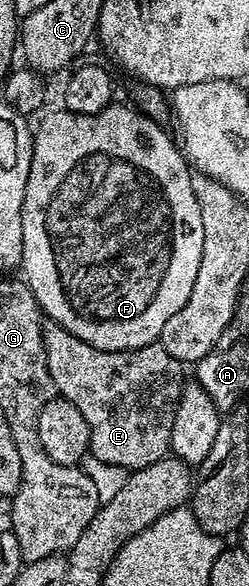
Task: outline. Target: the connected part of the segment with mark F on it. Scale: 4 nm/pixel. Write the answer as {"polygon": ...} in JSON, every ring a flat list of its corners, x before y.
{"polygon":[[112,105,96,115,78,115,66,109,58,109,52,115,42,116,44,119,40,121,39,128,37,125,33,131,32,165,28,184,25,185,21,221,21,228,24,229,21,275,35,294,40,312,50,322,60,323,73,337,102,351,136,351,158,340,161,329,165,329,165,321,169,321,173,313,181,313,181,305,185,305,185,301,189,301,189,293,193,293,193,281,197,281,197,268,201,266,201,245,205,245,201,205,197,205,191,184,193,171,182,150,174,138,171,140,159,128,162,126,156,120,148,119,142,111,128,107]]}

